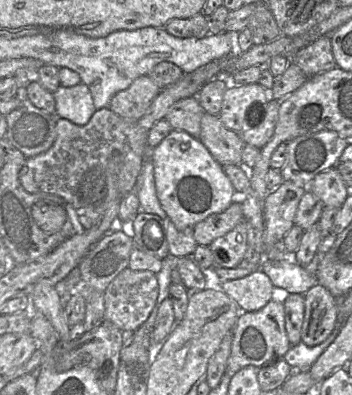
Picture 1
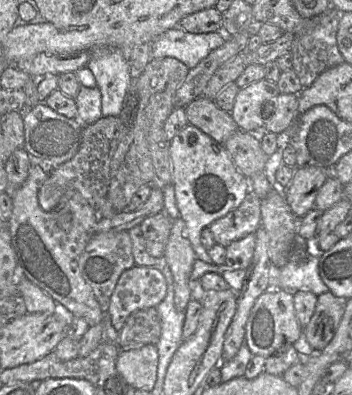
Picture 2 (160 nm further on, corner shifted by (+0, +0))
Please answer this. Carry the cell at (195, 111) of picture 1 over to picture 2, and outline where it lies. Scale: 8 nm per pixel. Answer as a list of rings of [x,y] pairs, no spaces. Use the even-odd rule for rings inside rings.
[[[204,96],[190,102],[185,112],[190,125],[199,128],[219,144],[239,130],[230,112],[220,109],[213,100]]]

